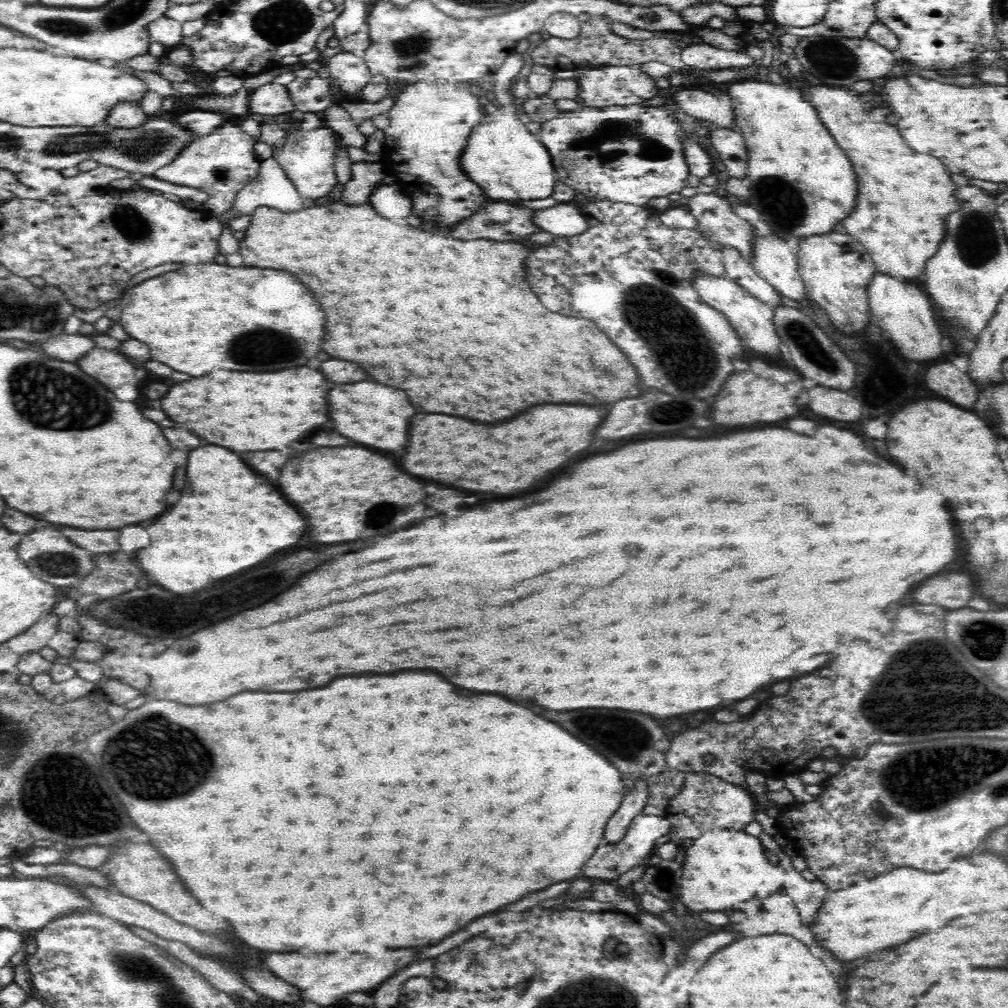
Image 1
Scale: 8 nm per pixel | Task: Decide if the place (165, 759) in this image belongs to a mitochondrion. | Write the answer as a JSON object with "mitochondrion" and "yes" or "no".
{"mitochondrion":"yes"}

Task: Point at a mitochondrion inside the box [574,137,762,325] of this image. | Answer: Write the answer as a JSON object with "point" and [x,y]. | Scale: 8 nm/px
{"point":[724,229]}

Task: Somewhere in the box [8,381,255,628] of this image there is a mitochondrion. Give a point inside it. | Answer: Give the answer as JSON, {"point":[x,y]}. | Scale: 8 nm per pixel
{"point":[56,564]}

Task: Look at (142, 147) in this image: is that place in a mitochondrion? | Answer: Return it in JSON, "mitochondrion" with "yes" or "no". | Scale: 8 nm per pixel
{"mitochondrion":"yes"}

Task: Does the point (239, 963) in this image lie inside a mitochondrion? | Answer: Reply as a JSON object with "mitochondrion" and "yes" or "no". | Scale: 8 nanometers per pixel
{"mitochondrion":"no"}

